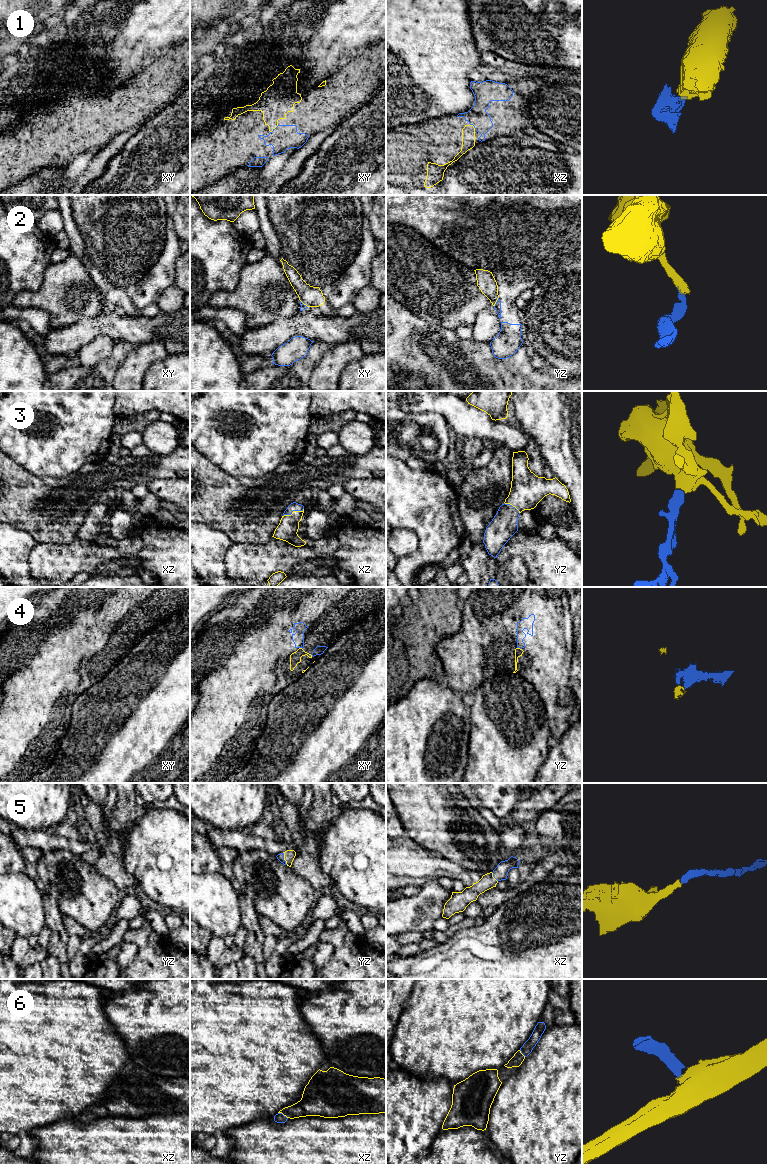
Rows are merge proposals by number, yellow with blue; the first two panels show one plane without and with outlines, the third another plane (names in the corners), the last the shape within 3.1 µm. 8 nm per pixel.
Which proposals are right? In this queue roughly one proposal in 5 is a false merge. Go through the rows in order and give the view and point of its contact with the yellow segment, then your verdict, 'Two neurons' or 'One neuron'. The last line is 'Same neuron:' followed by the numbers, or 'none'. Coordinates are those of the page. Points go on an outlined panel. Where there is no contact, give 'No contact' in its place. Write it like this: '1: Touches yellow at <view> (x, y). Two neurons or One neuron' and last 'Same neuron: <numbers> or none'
1: Touches yellow at xy (274, 128). One neuron
2: Touches yellow at yz (496, 301). Two neurons
3: Touches yellow at xz (293, 511). One neuron
4: Touches yellow at yz (519, 648). One neuron
5: Touches yellow at yz (284, 858). One neuron
6: Touches yellow at xz (283, 1114). One neuron
Same neuron: 1, 3, 4, 5, 6

